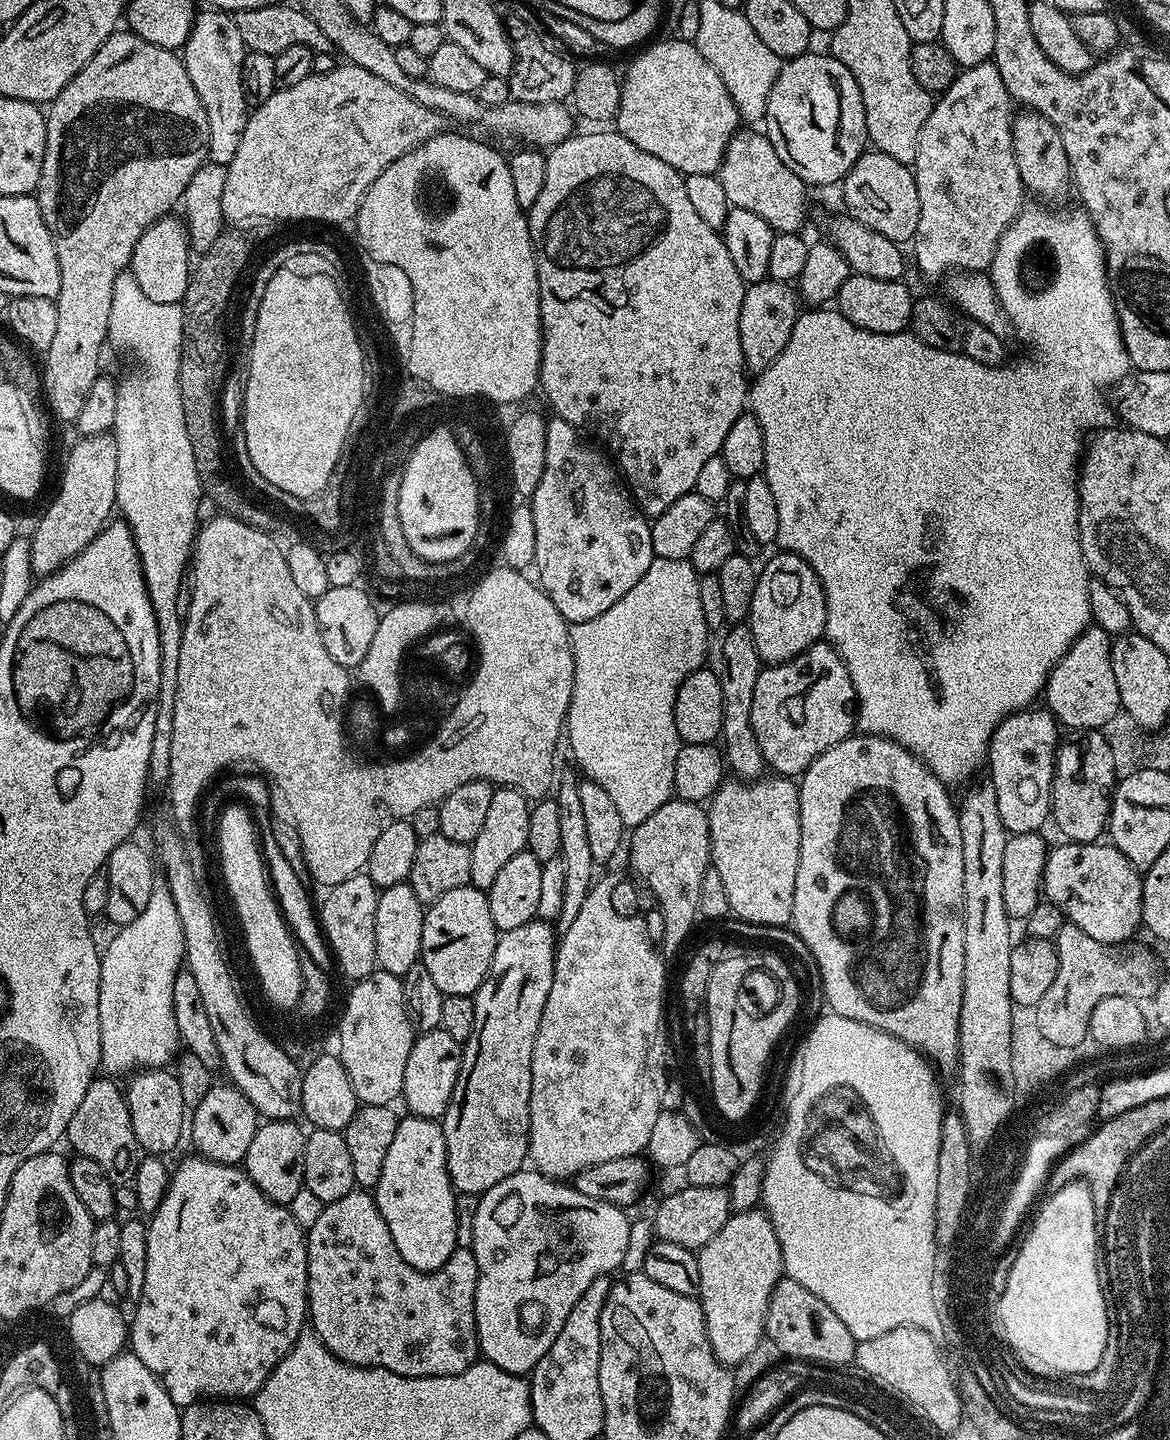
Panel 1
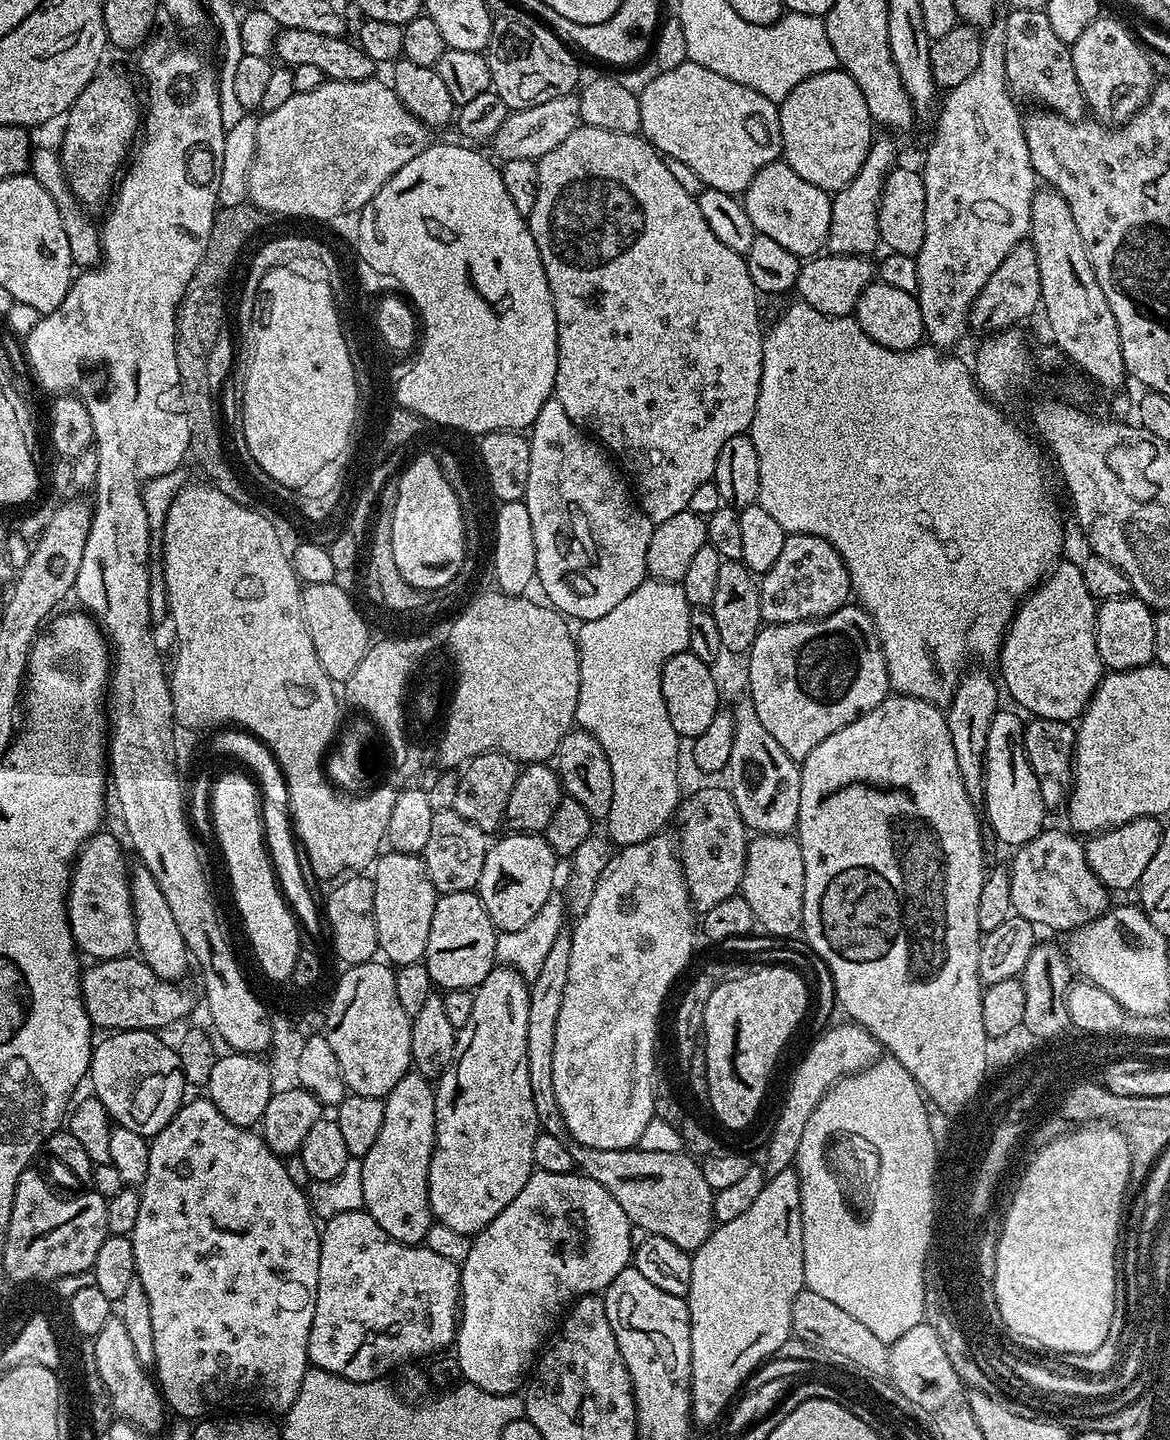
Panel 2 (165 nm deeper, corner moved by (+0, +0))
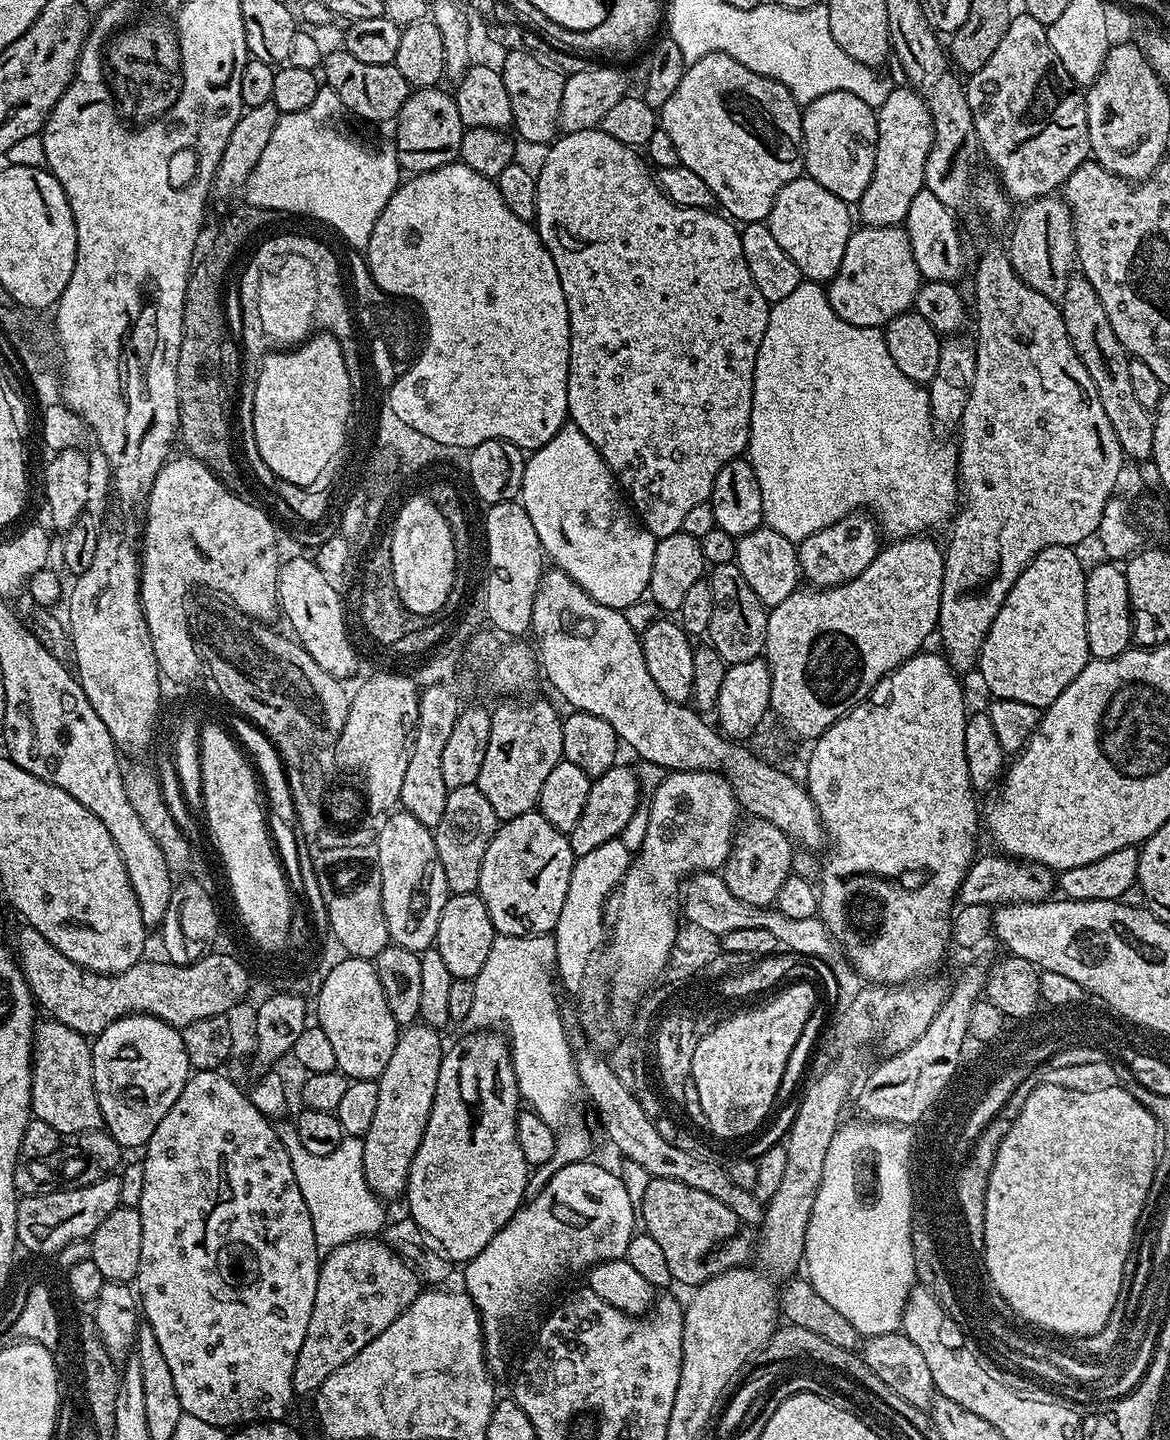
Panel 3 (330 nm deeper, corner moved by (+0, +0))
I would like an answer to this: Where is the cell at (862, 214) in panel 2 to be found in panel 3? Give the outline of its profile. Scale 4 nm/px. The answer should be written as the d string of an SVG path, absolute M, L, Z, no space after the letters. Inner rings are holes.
M896 86L878 109L876 125L878 146L874 174L870 178L870 186L866 186L866 194L862 194L858 201L858 220L869 228L895 228L903 225L910 202L914 202L914 194L925 188L926 158L932 145L932 119L926 102L917 92L907 86Z

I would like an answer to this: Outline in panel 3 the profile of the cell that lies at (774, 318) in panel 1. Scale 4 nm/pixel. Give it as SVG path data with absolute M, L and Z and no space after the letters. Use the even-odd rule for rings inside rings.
M882 226L881 228L857 227L846 242L846 254L842 254L842 266L832 280L827 281L826 291L834 314L842 322L850 322L859 328L883 329L898 314L909 311L915 305L922 277L918 262L914 262L914 250L910 250L910 238L903 227Z

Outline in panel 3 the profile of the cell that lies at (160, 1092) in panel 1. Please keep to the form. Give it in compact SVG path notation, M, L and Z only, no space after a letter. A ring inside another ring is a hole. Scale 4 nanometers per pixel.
M150 1015L124 1016L118 1022L106 1026L100 1036L91 1041L92 1061L94 1062L94 1090L98 1094L98 1106L102 1110L104 1128L112 1135L121 1149L143 1149L150 1134L158 1130L158 1122L166 1118L166 1110L178 1102L178 1094L186 1086L190 1075L190 1065L184 1037L166 1022Z

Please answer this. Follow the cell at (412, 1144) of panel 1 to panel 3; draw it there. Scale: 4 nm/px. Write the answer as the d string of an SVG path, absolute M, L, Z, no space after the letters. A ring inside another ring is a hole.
M423 1022L405 1027L399 1033L394 1054L390 1054L390 1062L386 1062L386 1070L382 1070L380 1075L374 1122L370 1122L370 1130L366 1130L362 1138L362 1166L370 1190L381 1201L389 1202L399 1196L401 1199L407 1193L410 1166L414 1162L414 1154L418 1154L422 1134L434 1106L438 1070L446 1051L446 1044L440 1041L440 1035L437 1029Z

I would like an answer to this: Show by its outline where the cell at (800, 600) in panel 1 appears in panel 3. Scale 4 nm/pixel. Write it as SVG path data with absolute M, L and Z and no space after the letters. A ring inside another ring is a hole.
M853 514L817 532L810 532L799 541L801 577L813 588L833 588L850 582L874 562L882 547L877 525L867 515Z

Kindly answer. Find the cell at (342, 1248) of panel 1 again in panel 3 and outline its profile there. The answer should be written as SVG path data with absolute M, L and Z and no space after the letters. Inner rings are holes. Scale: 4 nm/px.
M359 1236L357 1240L342 1242L342 1246L331 1249L320 1261L318 1290L314 1290L314 1310L310 1310L310 1326L306 1326L306 1342L302 1342L302 1350L298 1350L298 1362L294 1362L293 1393L295 1393L297 1397L311 1397L315 1394L322 1386L322 1382L326 1378L330 1378L330 1374L334 1374L334 1370L338 1370L338 1366L342 1366L342 1362L350 1362L350 1358L354 1358L354 1354L358 1354L358 1350L362 1350L362 1346L374 1342L374 1338L378 1338L378 1334L382 1334L382 1330L386 1330L386 1326L390 1326L390 1322L394 1322L394 1318L398 1318L398 1314L402 1314L406 1311L410 1306L410 1302L414 1302L414 1298L420 1295L421 1291L422 1280L418 1275L417 1269L409 1264L408 1261L403 1260L394 1249L388 1247L383 1239Z

